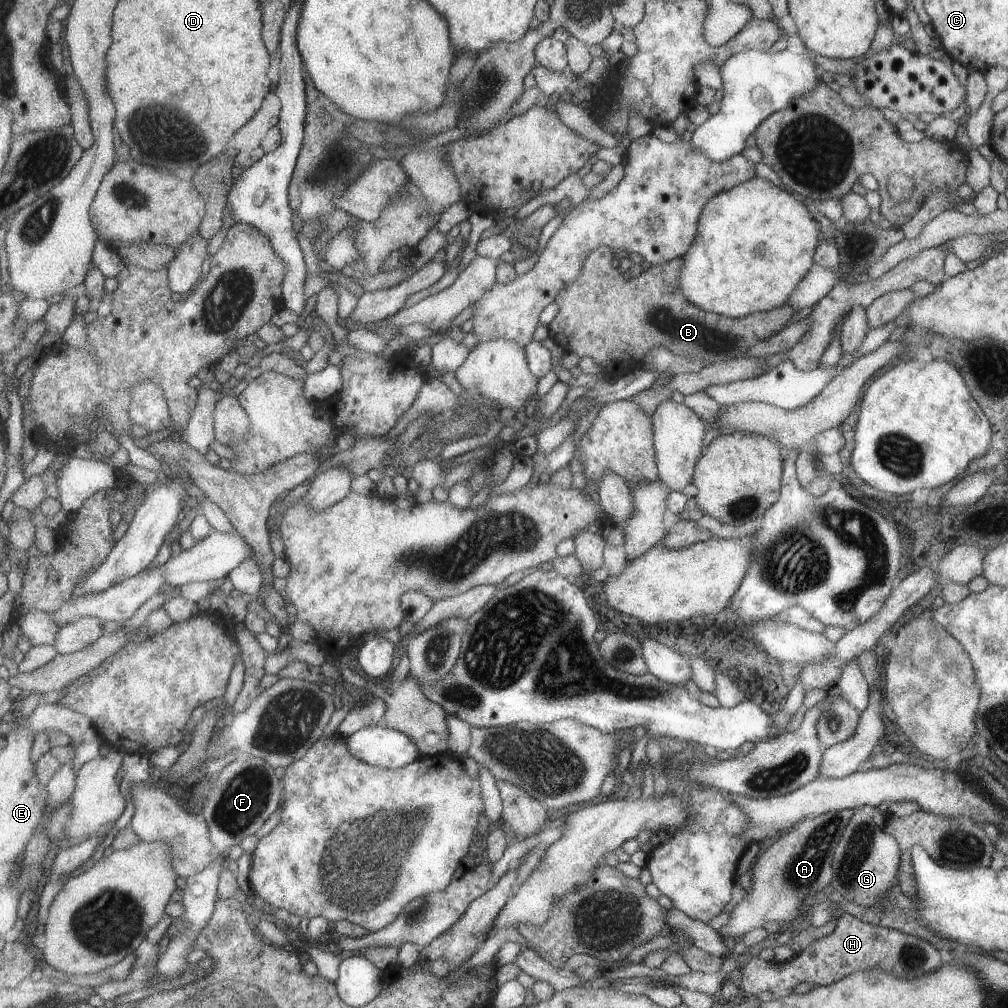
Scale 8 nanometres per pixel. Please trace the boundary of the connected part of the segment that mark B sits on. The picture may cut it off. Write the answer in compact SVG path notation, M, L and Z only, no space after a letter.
M607 247L594 248L584 259L575 282L559 293L556 298L558 311L550 324L549 336L553 337L566 352L574 352L578 357L589 356L601 368L607 381L614 381L625 375L627 368L639 368L646 352L653 347L665 347L671 354L689 360L700 360L705 365L741 357L749 346L769 338L775 332L789 325L796 308L781 305L767 312L757 311L744 317L731 318L710 313L697 308L682 295L678 287L682 258L675 257L661 266L651 266L635 278L623 280L613 268L613 251Z

